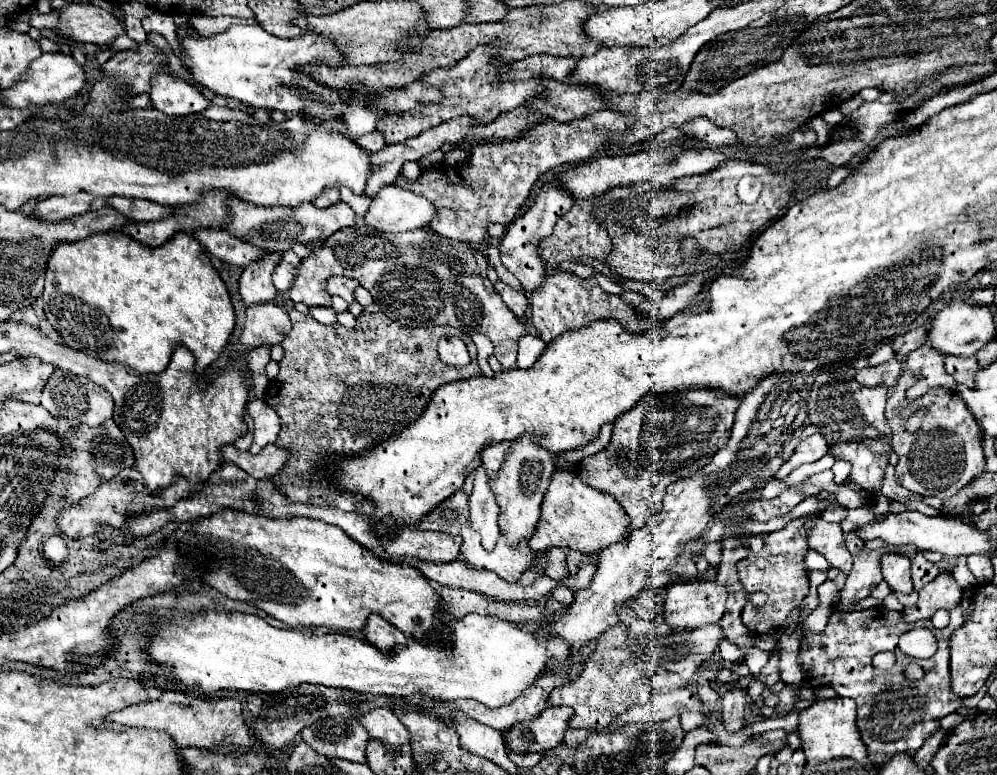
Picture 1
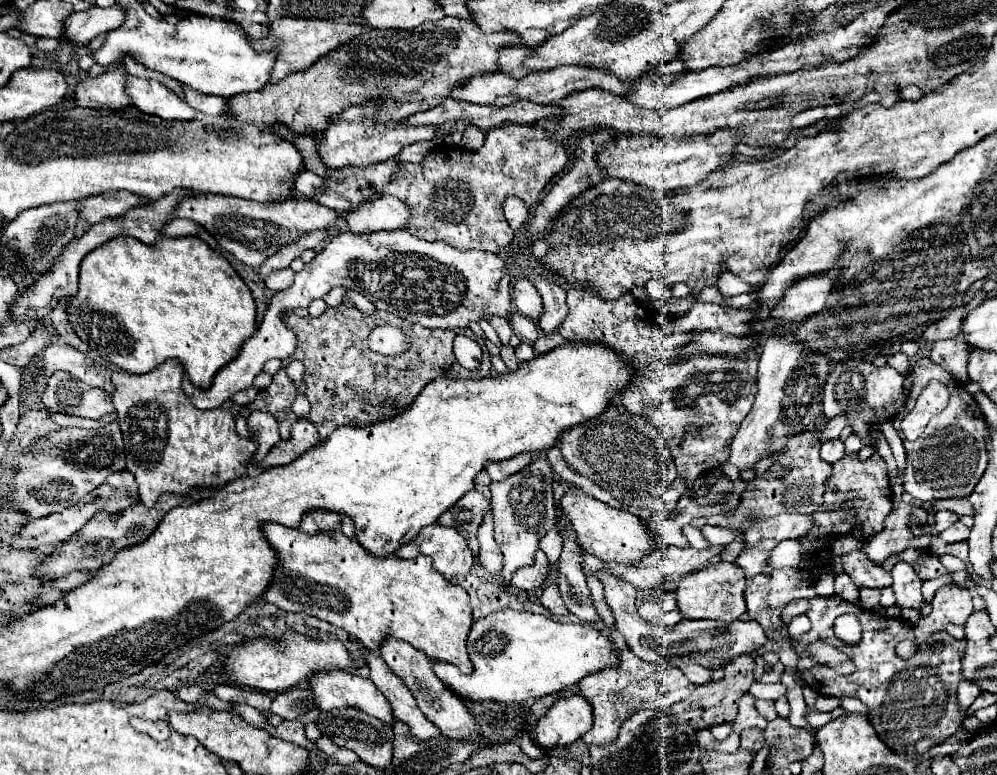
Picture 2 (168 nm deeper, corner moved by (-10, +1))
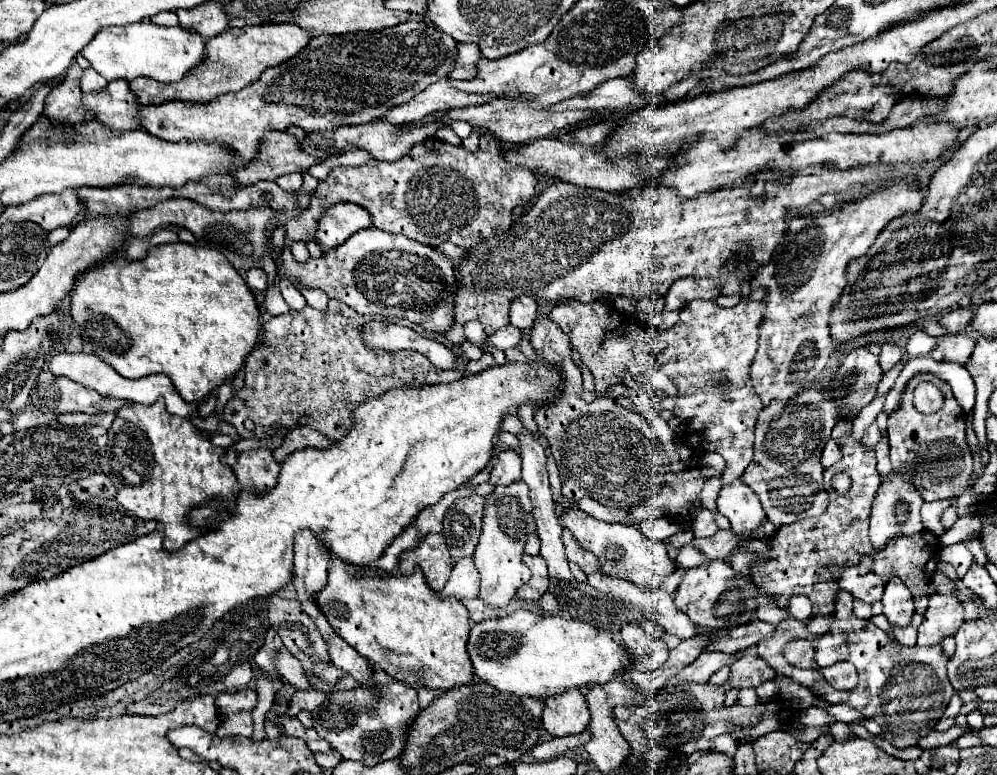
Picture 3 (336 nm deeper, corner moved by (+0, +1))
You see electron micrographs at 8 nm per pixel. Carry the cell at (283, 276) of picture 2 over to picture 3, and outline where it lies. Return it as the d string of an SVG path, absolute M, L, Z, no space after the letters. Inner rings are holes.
M250 267L246 271L246 283L250 289L264 291L266 289L266 273L260 267Z

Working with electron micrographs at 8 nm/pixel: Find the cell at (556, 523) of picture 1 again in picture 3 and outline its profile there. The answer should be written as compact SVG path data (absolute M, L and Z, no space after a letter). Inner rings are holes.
M568 509L560 519L562 519L562 525L572 531L572 535L578 543L586 551L592 551L598 557L598 563L600 563L600 569L604 575L620 577L620 579L634 583L636 587L654 591L654 589L660 589L664 585L662 581L678 569L678 563L668 557L666 543L648 539L632 525L596 521L590 515L584 515L580 509Z

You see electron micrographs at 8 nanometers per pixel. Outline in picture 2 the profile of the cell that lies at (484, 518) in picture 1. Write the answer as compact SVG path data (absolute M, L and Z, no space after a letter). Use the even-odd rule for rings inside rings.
M492 509L486 511L486 515L484 515L484 521L478 529L478 539L480 539L478 561L482 563L482 567L490 575L498 575L502 571L504 555L502 555L498 543L494 541L494 515L492 515Z

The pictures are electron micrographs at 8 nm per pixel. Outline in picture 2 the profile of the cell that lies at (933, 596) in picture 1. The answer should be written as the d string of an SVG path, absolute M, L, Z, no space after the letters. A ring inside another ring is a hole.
M956 583L940 587L932 599L932 613L920 617L913 628L918 643L924 643L930 633L946 629L948 623L964 625L972 611L972 595L966 587L960 587Z

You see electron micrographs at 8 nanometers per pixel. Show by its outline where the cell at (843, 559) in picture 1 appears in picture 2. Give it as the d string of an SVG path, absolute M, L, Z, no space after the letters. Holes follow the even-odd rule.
M860 549L844 553L842 565L844 565L844 573L848 573L858 587L880 587L882 589L882 587L892 585L890 573L886 569L880 569L872 561L868 561Z

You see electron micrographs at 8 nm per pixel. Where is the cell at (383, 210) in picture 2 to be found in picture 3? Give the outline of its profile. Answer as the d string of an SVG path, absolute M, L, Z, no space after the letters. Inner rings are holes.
M336 203L324 211L320 217L314 239L324 247L338 247L348 237L358 233L360 229L366 229L372 225L372 219L368 219L368 213L360 209L360 205L354 203Z

